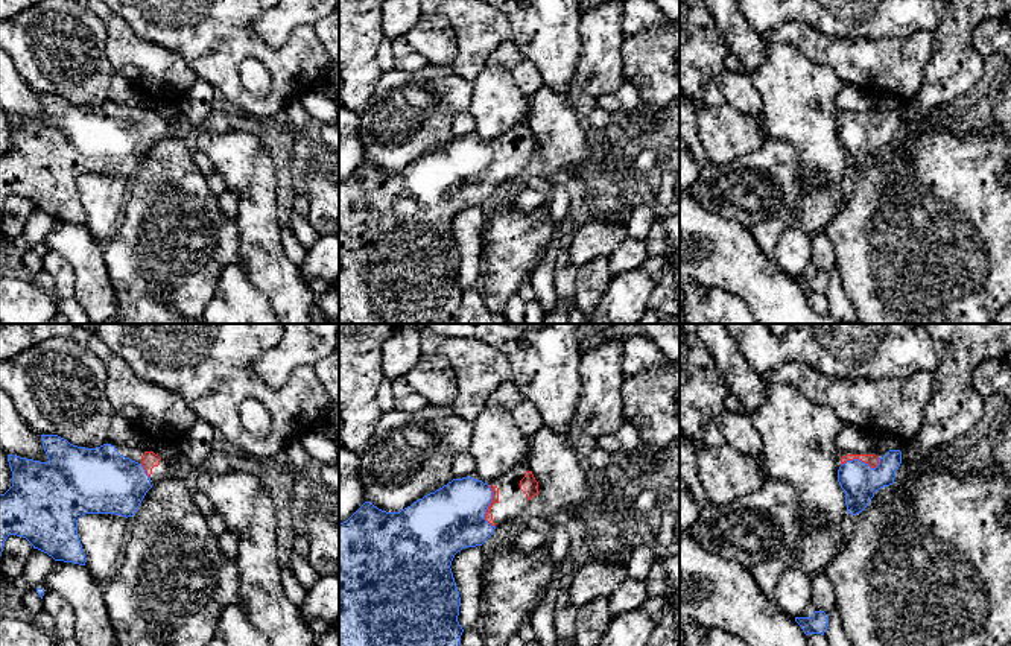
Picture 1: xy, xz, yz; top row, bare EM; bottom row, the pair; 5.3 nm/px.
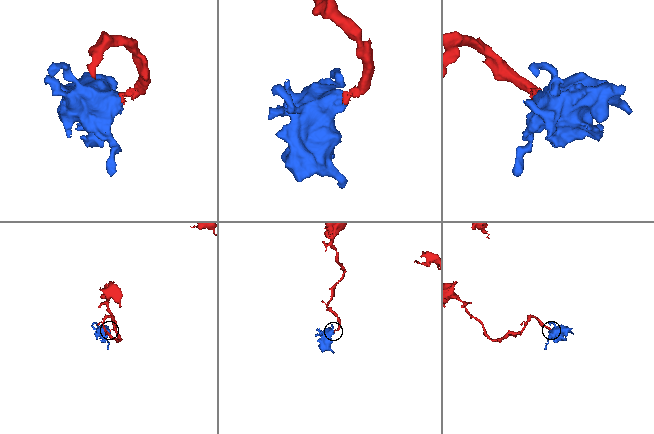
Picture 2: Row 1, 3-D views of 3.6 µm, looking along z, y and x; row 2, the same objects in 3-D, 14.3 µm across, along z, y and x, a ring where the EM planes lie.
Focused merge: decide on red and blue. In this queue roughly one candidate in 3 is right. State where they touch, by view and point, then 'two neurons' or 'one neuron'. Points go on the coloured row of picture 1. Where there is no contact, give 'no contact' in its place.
xz (488, 506) | one neuron

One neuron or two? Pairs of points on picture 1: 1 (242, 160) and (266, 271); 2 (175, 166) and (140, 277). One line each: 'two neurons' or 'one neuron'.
1: one neuron
2: one neuron

